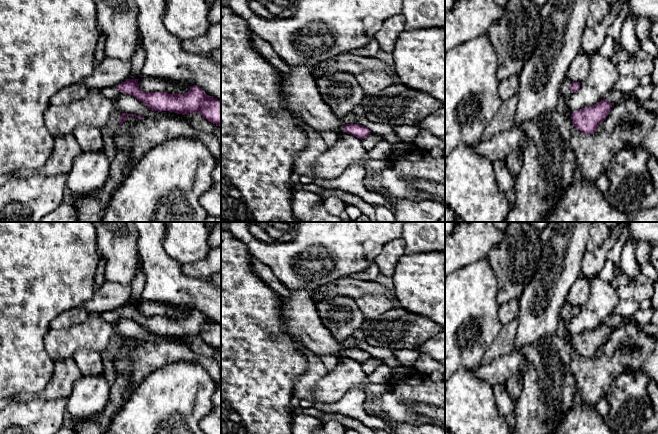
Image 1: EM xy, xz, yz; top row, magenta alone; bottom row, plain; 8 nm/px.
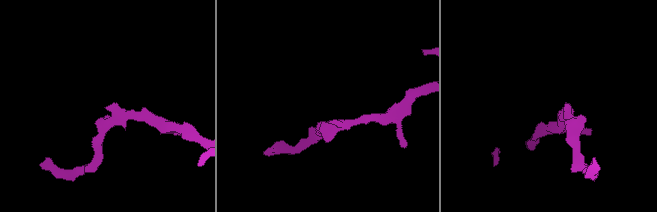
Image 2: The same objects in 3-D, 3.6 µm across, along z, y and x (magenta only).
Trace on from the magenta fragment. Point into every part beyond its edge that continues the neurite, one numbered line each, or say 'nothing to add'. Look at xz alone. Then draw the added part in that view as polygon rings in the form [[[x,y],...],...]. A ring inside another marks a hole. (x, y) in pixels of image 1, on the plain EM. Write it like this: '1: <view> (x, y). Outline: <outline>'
nothing to add

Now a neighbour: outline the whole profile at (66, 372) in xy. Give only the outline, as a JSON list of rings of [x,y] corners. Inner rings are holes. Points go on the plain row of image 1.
[[[63,358],[54,361],[54,371],[47,386],[37,394],[21,393],[10,399],[0,400],[0,410],[12,402],[28,402],[36,400],[68,399],[74,383],[83,377],[74,358]]]

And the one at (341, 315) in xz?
[[[333,296],[320,300],[316,303],[316,308],[323,325],[339,342],[358,336],[366,318],[355,299],[348,296]]]

